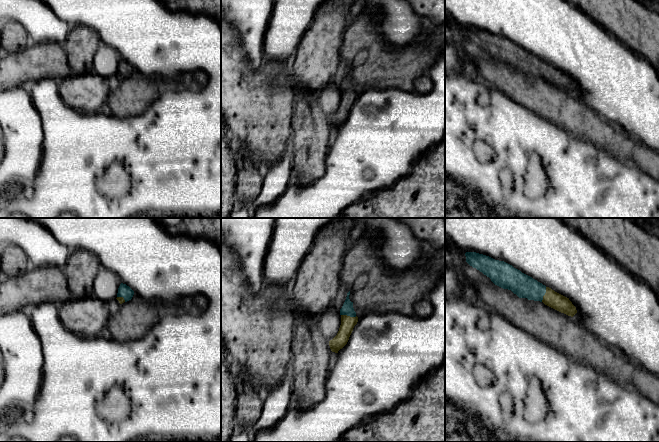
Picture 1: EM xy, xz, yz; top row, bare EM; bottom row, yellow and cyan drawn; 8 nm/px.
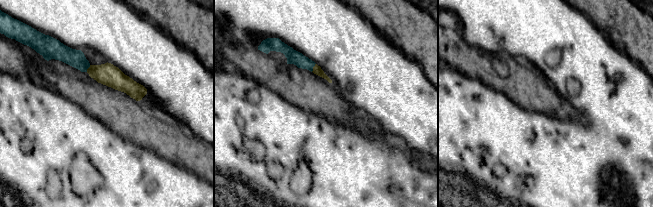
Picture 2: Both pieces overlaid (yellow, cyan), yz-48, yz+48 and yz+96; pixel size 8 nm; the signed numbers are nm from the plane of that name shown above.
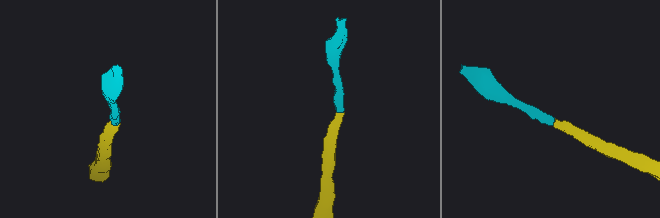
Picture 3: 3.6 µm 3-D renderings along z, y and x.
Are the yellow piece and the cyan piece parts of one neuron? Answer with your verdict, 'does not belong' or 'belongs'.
belongs

